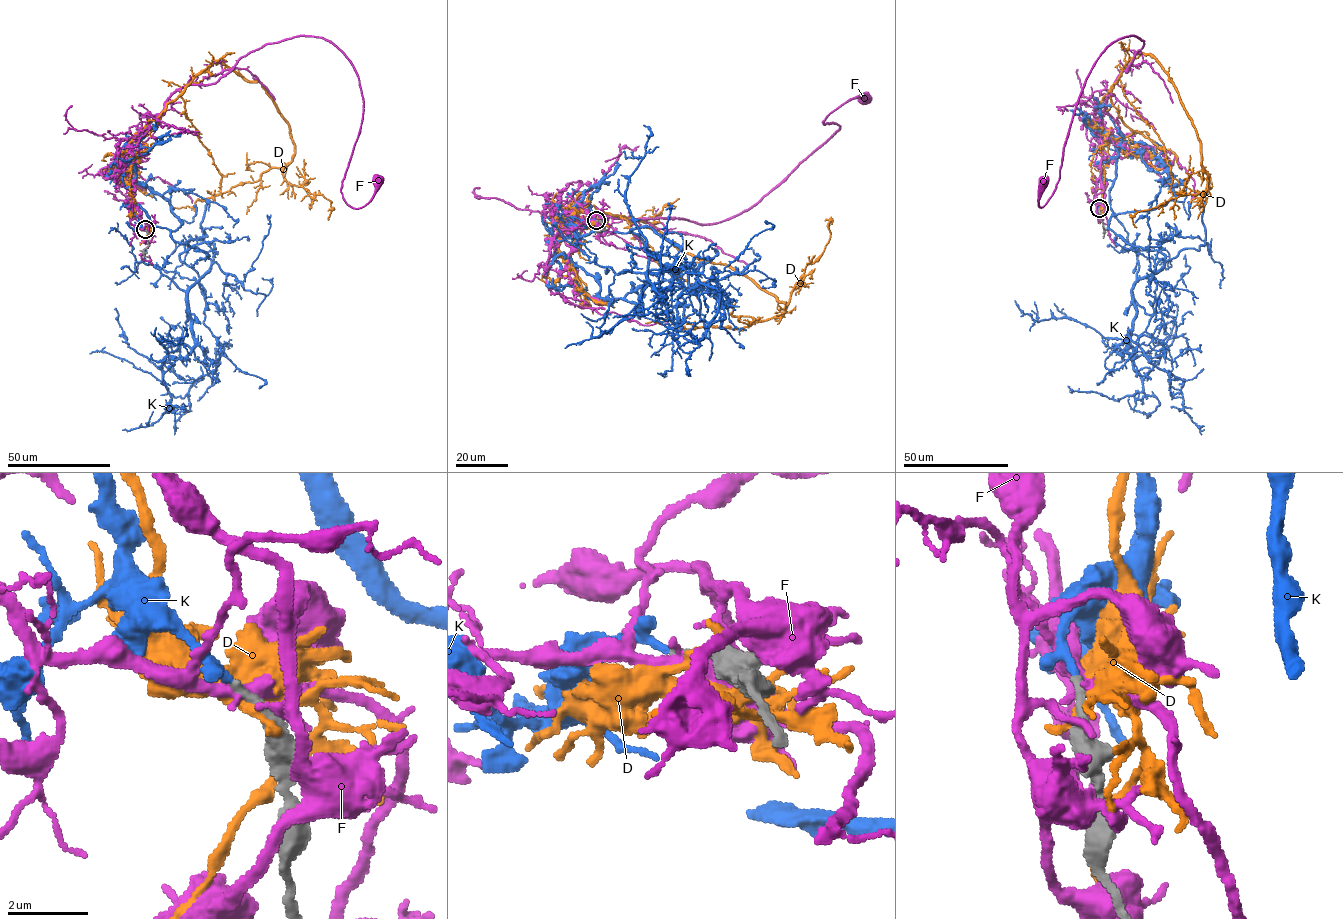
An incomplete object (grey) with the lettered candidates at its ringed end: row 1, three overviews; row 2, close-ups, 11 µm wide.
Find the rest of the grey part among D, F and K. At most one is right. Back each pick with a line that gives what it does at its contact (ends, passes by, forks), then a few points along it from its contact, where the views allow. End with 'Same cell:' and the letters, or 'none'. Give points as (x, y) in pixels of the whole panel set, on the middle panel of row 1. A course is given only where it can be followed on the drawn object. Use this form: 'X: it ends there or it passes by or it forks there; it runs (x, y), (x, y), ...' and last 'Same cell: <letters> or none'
K: it passes by; it runs (596, 220), (571, 227), (669, 239), (697, 294), (668, 271), (675, 257), (648, 279), (667, 296), (668, 203)
Same cell: K

